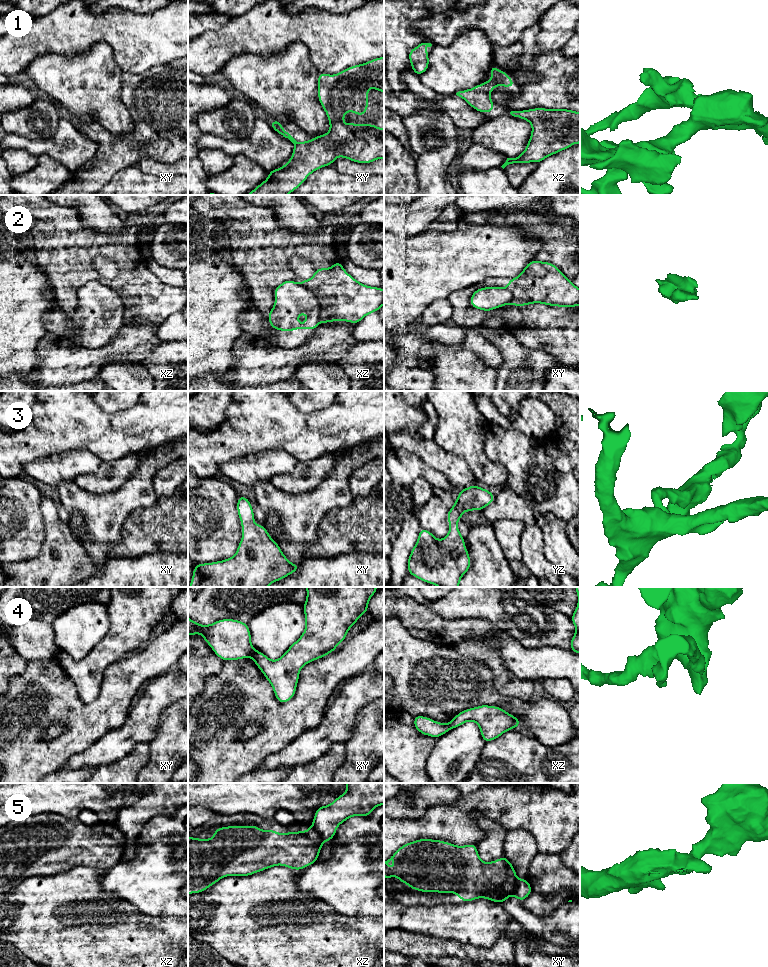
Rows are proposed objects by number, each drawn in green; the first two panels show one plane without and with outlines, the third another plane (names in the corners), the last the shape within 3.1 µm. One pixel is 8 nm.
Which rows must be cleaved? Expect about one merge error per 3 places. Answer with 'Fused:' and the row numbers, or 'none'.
Fused: 2, 4, 5

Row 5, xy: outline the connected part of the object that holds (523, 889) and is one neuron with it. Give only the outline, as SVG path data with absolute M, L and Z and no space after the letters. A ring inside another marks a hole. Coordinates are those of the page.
M518 879L513 895L519 900L525 900L532 892L532 887L527 879Z

